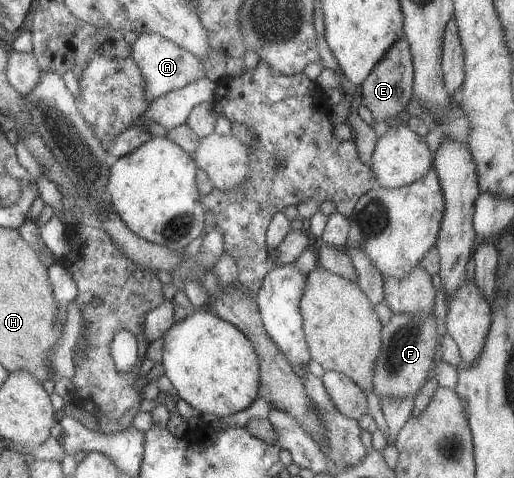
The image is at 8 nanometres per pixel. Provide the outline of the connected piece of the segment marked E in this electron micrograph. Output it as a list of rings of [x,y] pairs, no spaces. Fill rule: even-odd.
[[[405,36],[399,38],[387,54],[381,58],[381,62],[371,70],[371,74],[363,80],[361,87],[361,105],[367,106],[372,112],[374,123],[383,122],[387,118],[398,121],[399,114],[405,110],[411,96],[414,85],[414,62],[410,44]]]

